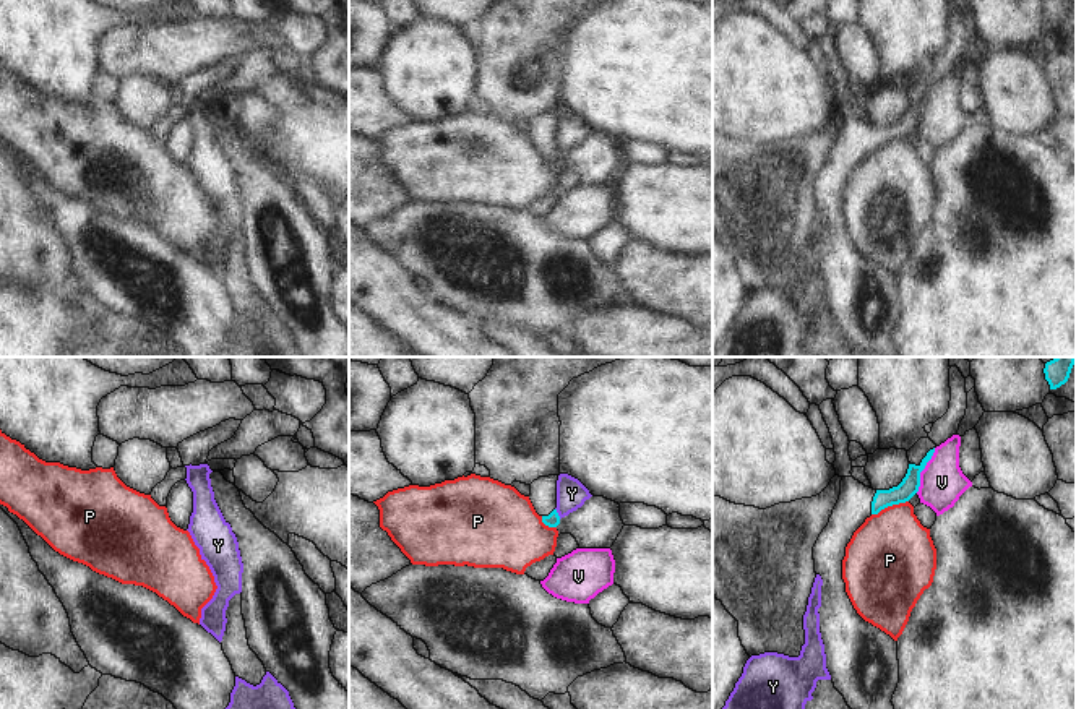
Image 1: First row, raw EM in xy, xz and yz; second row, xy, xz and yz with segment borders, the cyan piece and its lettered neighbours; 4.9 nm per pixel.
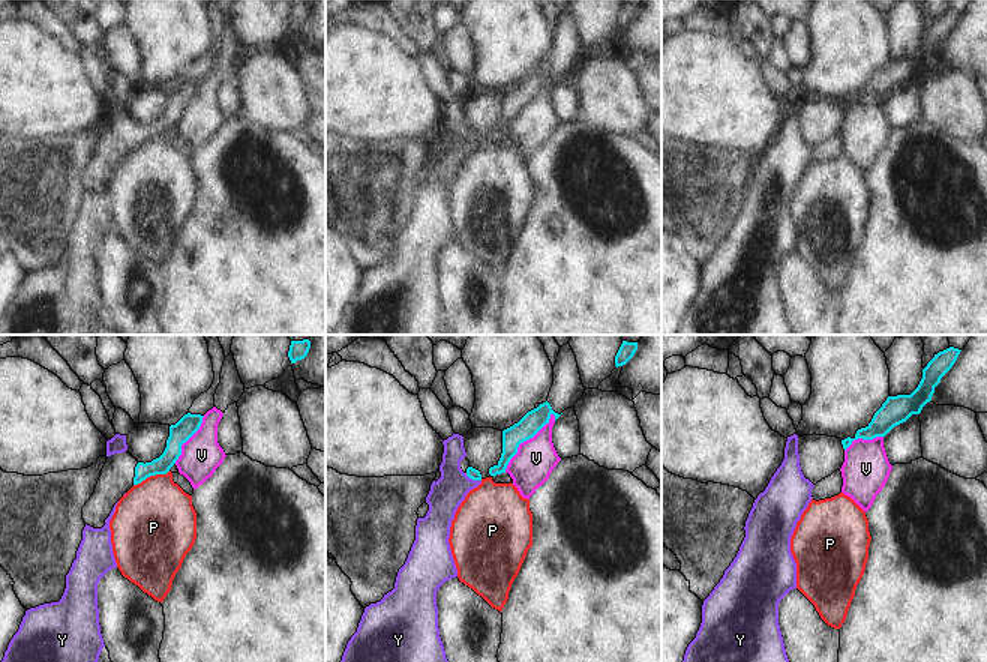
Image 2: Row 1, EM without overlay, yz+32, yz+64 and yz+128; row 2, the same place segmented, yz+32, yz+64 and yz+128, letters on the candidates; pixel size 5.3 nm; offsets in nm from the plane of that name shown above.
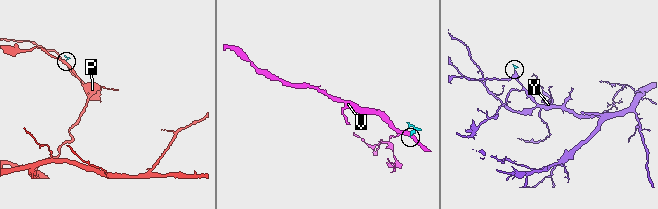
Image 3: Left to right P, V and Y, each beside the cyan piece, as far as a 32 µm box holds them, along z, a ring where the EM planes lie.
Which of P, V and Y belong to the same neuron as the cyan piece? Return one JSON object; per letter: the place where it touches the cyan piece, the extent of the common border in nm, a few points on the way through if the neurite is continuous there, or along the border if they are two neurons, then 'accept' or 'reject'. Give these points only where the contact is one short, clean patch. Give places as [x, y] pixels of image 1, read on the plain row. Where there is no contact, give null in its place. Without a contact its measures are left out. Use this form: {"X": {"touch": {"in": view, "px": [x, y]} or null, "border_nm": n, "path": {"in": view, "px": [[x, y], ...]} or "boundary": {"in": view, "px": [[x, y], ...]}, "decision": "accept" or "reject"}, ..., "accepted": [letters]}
{"P": {"touch": {"in": "yz", "px": [890, 141]}, "border_nm": 200, "boundary": {"in": "yz", "px": [[908, 137], [888, 141], [872, 151]]}, "decision": "reject"}, "V": {"touch": {"in": "yz", "px": [922, 106]}, "border_nm": 240, "boundary": {"in": "yz", "px": [[935, 85], [921, 109], [921, 122], [916, 128]]}, "decision": "reject"}, "Y": {"touch": {"in": "xz", "px": [557, 150]}, "border_nm": 60, "boundary": {"in": "xz", "px": [[555, 145], [560, 154]]}, "decision": "reject"}, "accepted": []}

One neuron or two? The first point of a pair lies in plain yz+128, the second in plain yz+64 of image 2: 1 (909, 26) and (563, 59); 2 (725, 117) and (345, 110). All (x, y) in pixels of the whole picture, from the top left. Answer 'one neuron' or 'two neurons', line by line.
1: one neuron
2: one neuron

